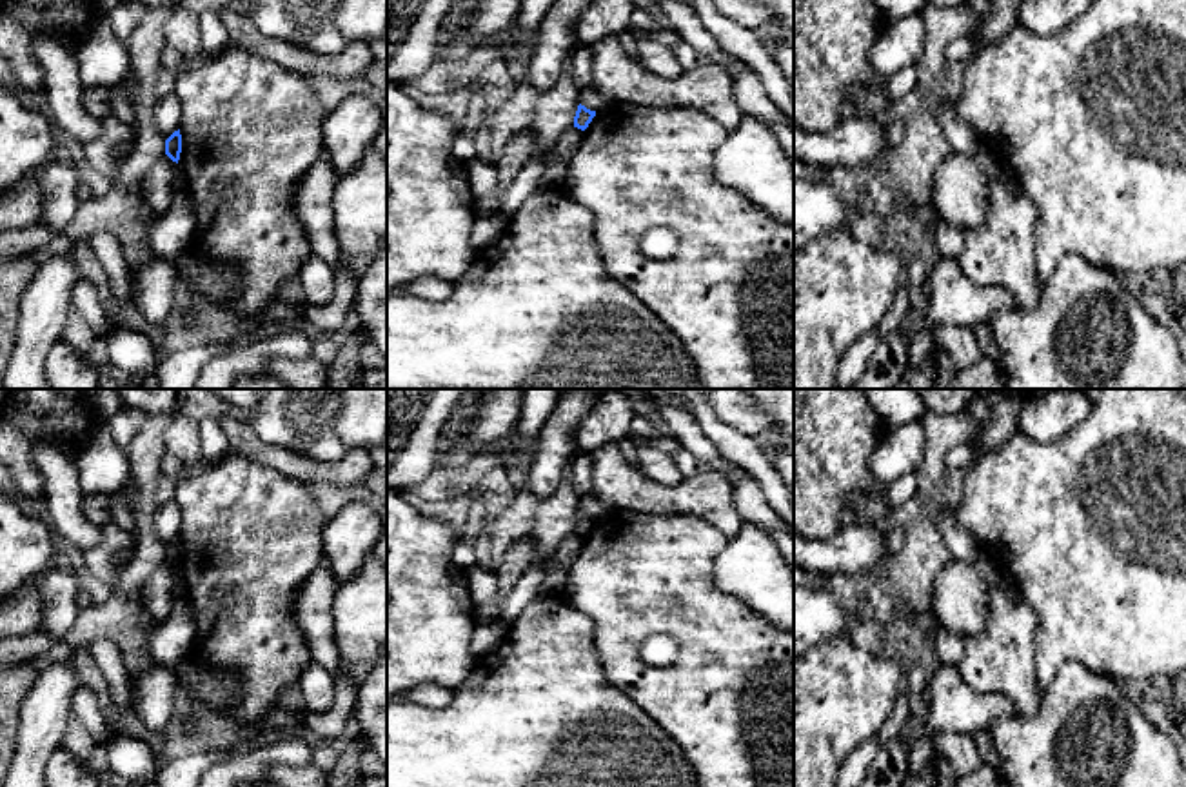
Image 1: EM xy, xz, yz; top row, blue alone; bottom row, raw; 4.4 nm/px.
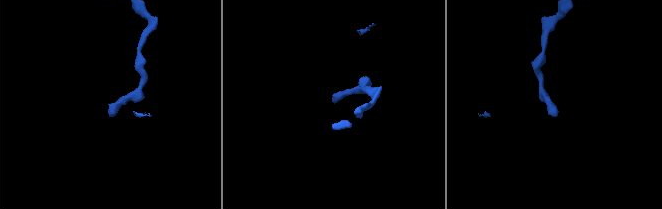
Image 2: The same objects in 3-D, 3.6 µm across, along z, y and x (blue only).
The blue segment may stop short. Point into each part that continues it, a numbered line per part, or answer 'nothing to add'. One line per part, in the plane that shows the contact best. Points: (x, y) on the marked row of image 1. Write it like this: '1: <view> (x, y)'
nothing to add

